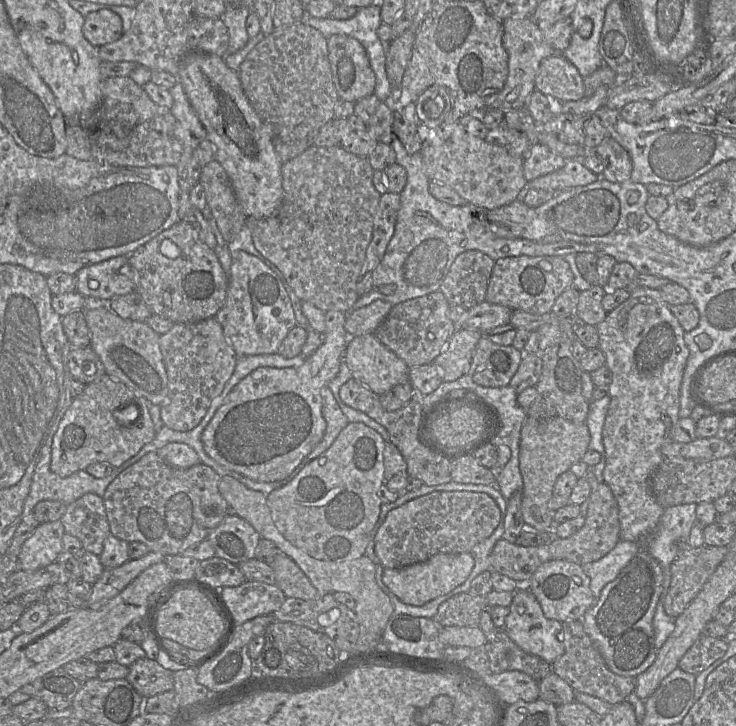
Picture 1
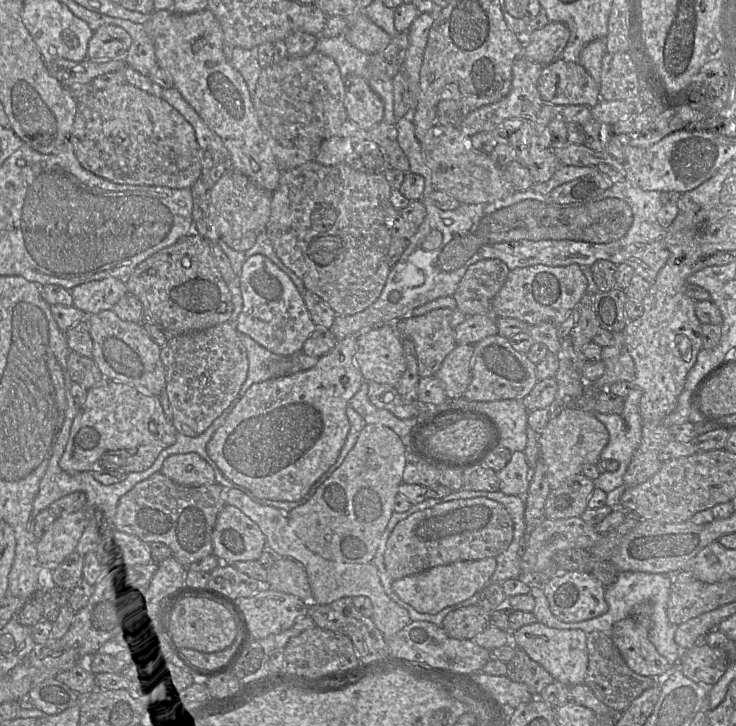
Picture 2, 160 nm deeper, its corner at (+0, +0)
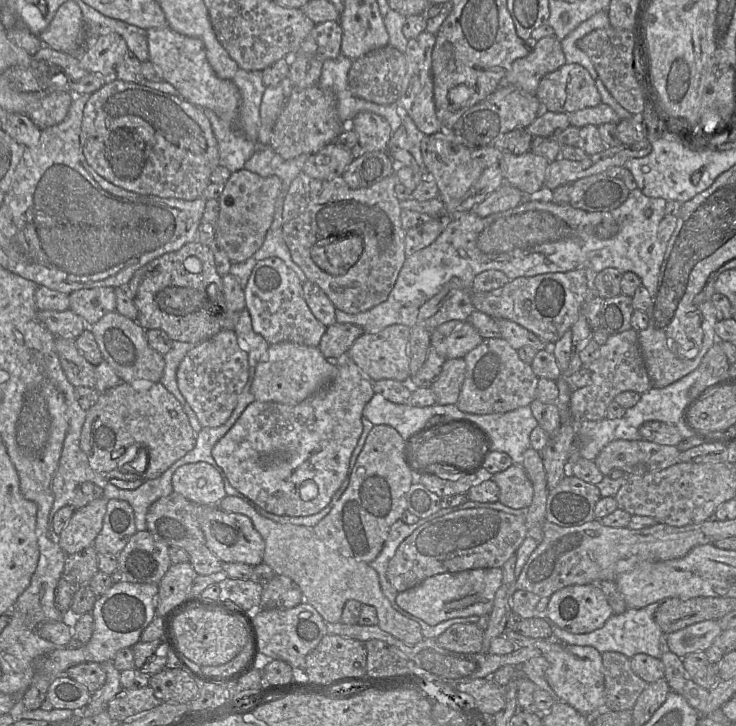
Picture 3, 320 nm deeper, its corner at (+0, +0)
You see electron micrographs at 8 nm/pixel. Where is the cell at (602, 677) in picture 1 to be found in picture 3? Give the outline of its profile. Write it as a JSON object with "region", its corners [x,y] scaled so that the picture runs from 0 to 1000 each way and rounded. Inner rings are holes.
{"region":[[[841,898],[817,901],[822,945],[822,977],[859,978],[880,941],[857,921],[856,908]]]}

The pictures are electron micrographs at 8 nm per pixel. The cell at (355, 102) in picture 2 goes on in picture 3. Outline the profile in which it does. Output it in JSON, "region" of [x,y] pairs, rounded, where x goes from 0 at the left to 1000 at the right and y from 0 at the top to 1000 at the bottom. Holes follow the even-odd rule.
{"region":[[[492,153],[478,165],[480,178],[488,186],[488,197],[500,208],[527,208],[533,189],[527,167],[507,154]]]}

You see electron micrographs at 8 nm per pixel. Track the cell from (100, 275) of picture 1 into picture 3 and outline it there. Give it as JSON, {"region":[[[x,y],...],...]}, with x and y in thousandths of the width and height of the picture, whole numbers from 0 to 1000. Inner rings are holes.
{"region":[[[152,395],[109,398],[98,402],[94,412],[95,426],[121,449],[159,424],[156,397]]]}

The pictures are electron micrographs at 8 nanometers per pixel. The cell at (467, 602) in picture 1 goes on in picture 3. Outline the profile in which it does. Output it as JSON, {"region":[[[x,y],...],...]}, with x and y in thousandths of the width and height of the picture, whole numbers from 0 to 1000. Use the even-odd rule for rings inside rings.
{"region":[[[647,858],[615,860],[594,879],[595,887],[622,899],[654,899],[659,869]]]}

